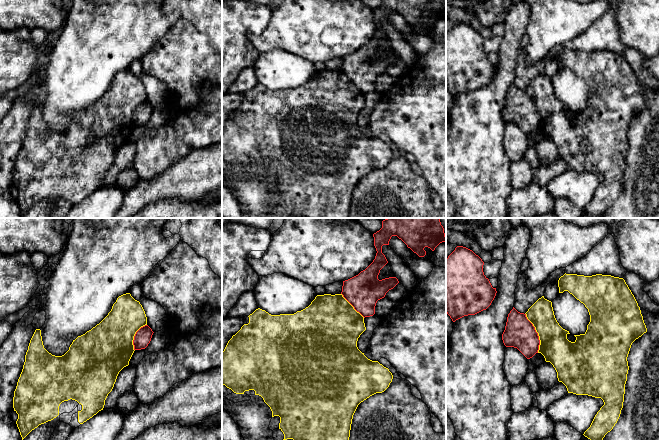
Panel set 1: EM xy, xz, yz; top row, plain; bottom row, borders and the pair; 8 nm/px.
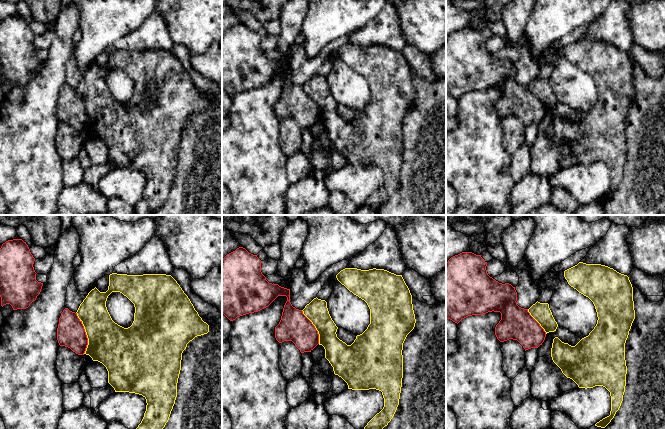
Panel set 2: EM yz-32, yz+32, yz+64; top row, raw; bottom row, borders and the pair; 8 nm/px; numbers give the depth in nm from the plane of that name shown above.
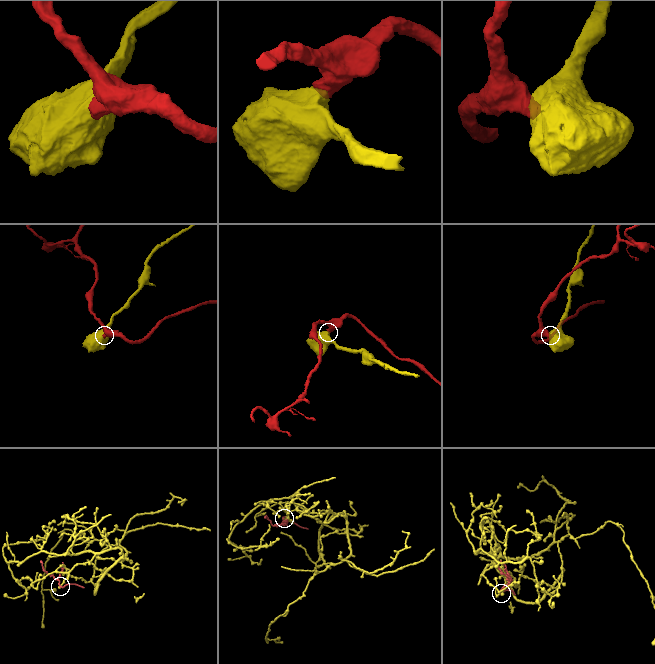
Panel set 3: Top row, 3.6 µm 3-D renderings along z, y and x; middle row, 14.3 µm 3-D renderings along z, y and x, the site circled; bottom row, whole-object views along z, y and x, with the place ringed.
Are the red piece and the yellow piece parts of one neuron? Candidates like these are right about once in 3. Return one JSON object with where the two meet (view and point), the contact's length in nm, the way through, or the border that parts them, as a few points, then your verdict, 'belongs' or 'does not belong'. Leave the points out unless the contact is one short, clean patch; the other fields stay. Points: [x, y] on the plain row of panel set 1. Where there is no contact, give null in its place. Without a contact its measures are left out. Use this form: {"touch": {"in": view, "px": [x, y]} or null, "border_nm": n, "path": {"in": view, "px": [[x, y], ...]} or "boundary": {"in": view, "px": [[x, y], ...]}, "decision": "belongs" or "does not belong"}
{"touch": {"in": "yz", "px": [537, 109]}, "border_nm": 340, "boundary": {"in": "yz", "px": [[525, 89], [525, 92], [537, 109], [539, 116], [538, 128]]}, "decision": "does not belong"}

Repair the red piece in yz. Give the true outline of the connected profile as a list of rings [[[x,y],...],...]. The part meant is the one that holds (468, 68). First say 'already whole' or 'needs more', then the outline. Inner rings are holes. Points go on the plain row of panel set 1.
already whole; [[[457,22],[446,35],[446,89],[453,98],[486,86],[496,72],[483,48],[484,38],[472,26]]]

